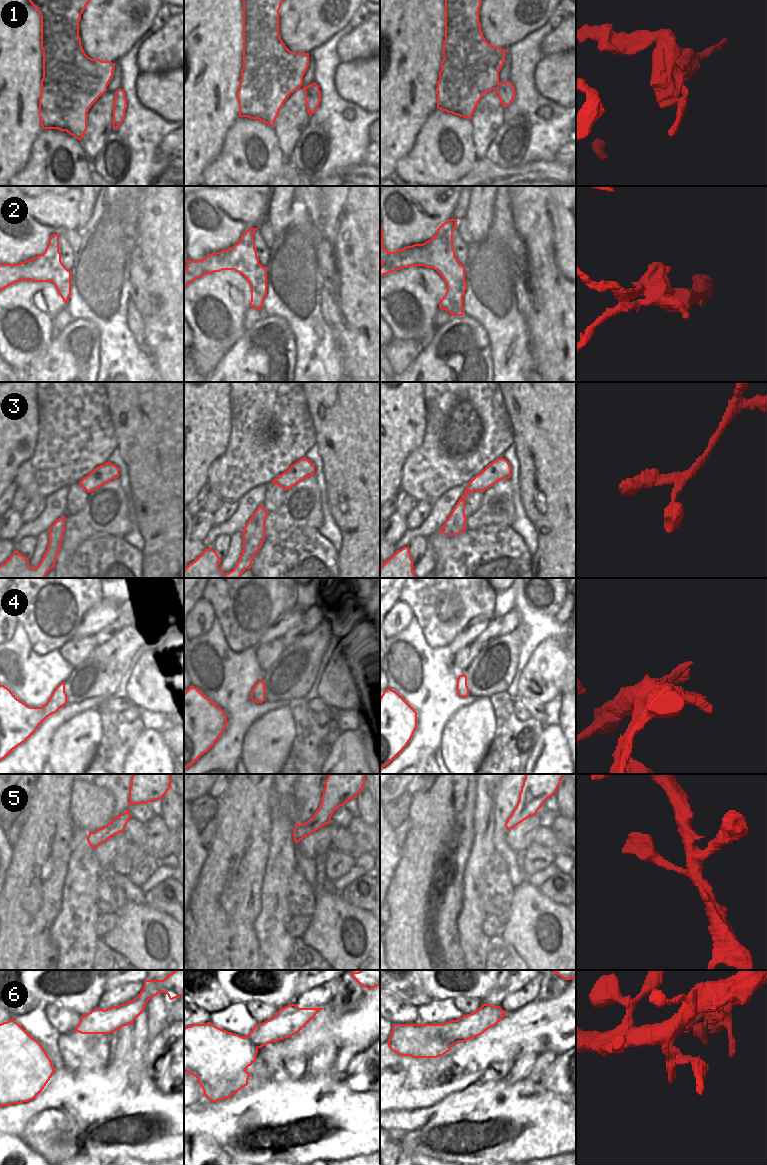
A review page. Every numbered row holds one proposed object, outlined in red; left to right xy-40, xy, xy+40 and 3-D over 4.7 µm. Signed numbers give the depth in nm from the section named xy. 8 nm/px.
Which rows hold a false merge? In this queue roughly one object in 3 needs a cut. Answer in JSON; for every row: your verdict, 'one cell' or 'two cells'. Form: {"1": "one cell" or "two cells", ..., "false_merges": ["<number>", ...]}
{"1": "two cells", "2": "two cells", "3": "one cell", "4": "one cell", "5": "one cell", "6": "two cells", "false_merges": ["1", "2", "6"]}

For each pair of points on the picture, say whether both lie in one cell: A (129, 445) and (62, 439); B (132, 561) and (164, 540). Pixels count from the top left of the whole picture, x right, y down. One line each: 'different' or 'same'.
A: different
B: different

